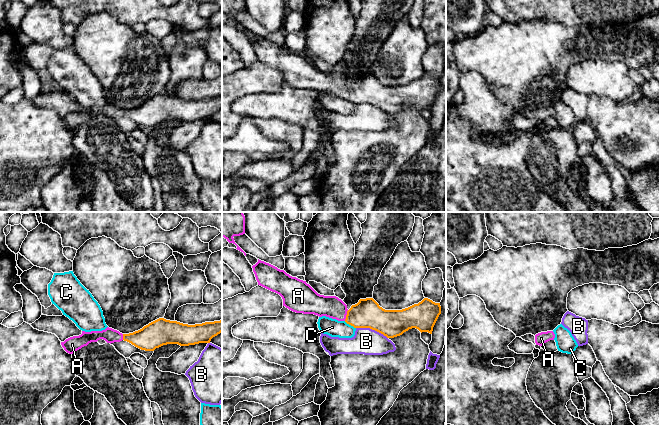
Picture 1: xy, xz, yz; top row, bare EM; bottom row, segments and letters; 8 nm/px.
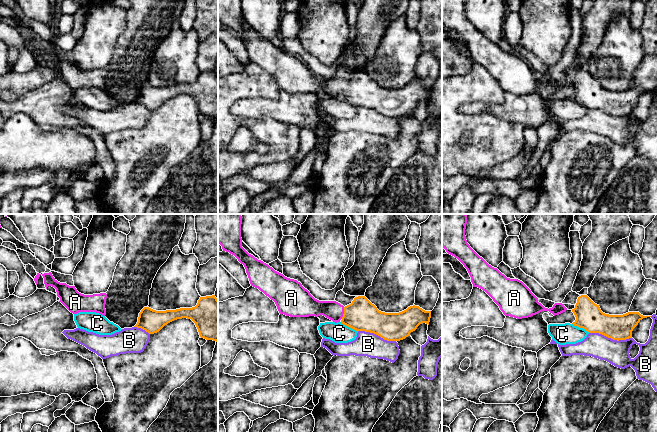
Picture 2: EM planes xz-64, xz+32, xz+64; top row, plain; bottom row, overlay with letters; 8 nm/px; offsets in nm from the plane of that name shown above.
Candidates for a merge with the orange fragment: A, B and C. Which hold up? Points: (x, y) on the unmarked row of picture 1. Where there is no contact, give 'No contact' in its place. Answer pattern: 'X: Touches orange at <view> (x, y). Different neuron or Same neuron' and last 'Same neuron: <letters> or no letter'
A: Touches orange at xz (346, 91). Same neuron
B: Touches orange at xz (372, 105). Different neuron
C: Touches orange at xz (350, 100). Different neuron
Same neuron: A

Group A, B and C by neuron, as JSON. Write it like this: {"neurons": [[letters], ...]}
{"neurons": [["A"], ["B"], ["C"]]}

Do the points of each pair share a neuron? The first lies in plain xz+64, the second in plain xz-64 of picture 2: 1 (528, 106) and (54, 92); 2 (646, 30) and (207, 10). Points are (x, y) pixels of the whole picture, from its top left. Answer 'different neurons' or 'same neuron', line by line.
1: same neuron
2: same neuron

